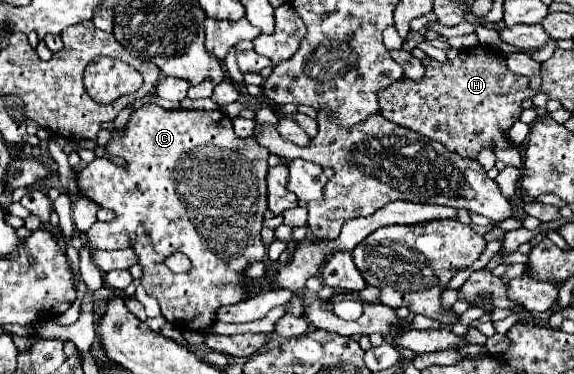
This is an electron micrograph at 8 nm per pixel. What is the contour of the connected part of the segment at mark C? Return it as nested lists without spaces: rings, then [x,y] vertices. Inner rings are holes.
[[[151,104],[151,106],[143,106],[139,110],[135,110],[129,118],[129,124],[121,130],[113,130],[111,132],[111,140],[107,142],[107,148],[105,148],[105,156],[103,158],[97,158],[93,160],[83,172],[77,174],[77,182],[79,182],[79,192],[87,198],[91,198],[93,202],[97,202],[99,206],[103,208],[109,208],[115,212],[115,220],[111,222],[95,222],[85,234],[87,234],[87,240],[91,244],[91,248],[97,248],[97,250],[121,250],[121,248],[133,248],[135,254],[139,256],[139,264],[143,266],[143,278],[141,278],[141,284],[145,288],[145,292],[153,298],[159,300],[159,306],[161,306],[161,312],[163,316],[167,318],[167,322],[171,322],[175,328],[179,330],[191,330],[191,332],[201,332],[205,334],[205,344],[215,350],[215,352],[223,352],[223,354],[229,354],[229,356],[235,356],[235,358],[249,358],[253,354],[257,354],[257,350],[261,350],[275,334],[251,334],[251,332],[245,332],[245,334],[233,334],[233,336],[221,336],[221,334],[213,334],[213,324],[217,322],[217,310],[221,306],[227,306],[227,304],[237,304],[241,300],[245,300],[249,294],[251,294],[251,284],[245,282],[245,276],[241,272],[245,272],[245,268],[257,260],[263,260],[267,256],[267,248],[265,244],[261,242],[261,226],[263,226],[263,212],[267,210],[267,158],[269,158],[269,150],[267,148],[261,148],[261,144],[257,144],[257,140],[253,140],[253,136],[249,138],[239,138],[235,132],[233,132],[233,124],[231,124],[231,118],[221,112],[221,110],[213,110],[213,112],[201,112],[201,110],[183,110],[183,108],[177,108],[177,110],[165,110],[157,104]],[[109,154],[117,154],[117,156],[123,156],[127,160],[127,168],[125,170],[119,170],[117,166],[109,164]],[[173,252],[183,252],[191,262],[193,262],[193,268],[191,272],[187,274],[175,274],[171,272],[167,266],[165,266],[165,258],[171,256]]]

